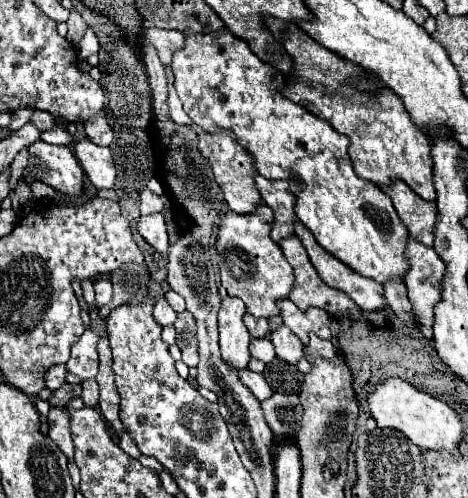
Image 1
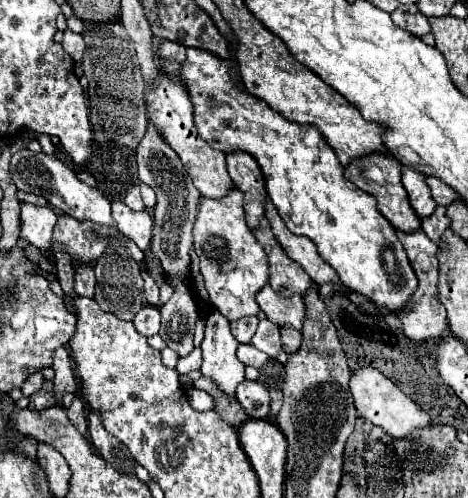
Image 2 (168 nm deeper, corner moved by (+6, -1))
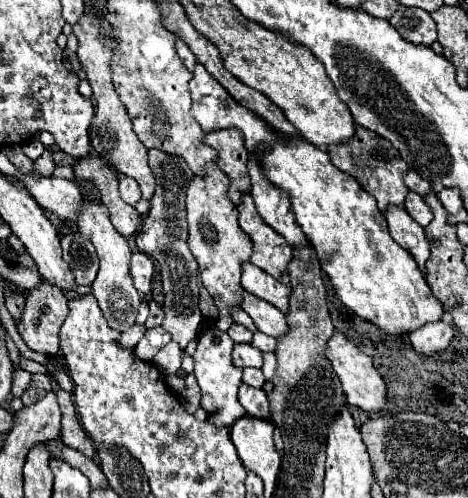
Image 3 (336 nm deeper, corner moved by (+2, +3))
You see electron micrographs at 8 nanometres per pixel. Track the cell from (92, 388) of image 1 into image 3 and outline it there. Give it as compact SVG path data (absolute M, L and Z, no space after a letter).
M60 387L56 391L56 395L58 395L60 411L62 411L62 441L64 441L64 445L68 445L92 459L96 453L96 447L94 447L94 443L90 443L86 433L82 433L82 427L80 427L80 421L76 417L76 409L72 403L72 395Z

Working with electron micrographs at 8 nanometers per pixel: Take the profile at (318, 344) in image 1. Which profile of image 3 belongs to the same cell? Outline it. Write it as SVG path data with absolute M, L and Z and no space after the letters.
M242 291L242 303L240 307L252 317L258 331L270 335L270 337L282 337L286 333L286 317L282 311L274 309L274 305L266 301L258 301L258 297Z

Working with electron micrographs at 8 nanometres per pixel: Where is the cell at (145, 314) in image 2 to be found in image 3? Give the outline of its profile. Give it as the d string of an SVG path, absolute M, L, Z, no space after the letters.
M132 325L128 331L124 331L122 335L120 335L120 339L118 339L118 343L122 345L122 349L132 349L132 347L136 347L136 343L142 339L142 335L144 335L144 327L138 327L138 325Z

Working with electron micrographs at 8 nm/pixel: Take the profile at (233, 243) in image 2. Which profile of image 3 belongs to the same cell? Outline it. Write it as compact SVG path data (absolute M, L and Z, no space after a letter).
M208 163L204 167L204 175L194 175L186 189L186 219L188 219L188 247L200 267L200 275L204 287L212 297L216 297L216 307L220 309L220 319L216 327L220 331L228 331L234 323L228 315L228 307L238 307L240 301L240 275L242 275L242 261L250 261L250 237L246 237L238 225L238 209L226 197L228 177L220 171L216 163Z

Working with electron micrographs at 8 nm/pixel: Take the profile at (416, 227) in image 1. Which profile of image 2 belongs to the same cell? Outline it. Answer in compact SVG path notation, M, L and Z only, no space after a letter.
M372 153L366 155L362 159L356 159L354 163L350 163L350 167L344 169L344 175L358 185L362 191L374 195L378 199L378 209L382 211L382 215L398 229L404 233L414 233L420 227L420 217L416 215L416 211L412 209L410 201L408 201L408 193L400 181L400 163L390 157L390 155L380 155L380 153Z

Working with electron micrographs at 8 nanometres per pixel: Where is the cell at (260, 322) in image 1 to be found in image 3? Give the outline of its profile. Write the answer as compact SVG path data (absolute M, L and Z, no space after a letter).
M236 323L228 329L228 335L230 335L230 339L232 339L234 343L250 343L250 341L252 341L252 333L250 333L246 327L236 325Z

